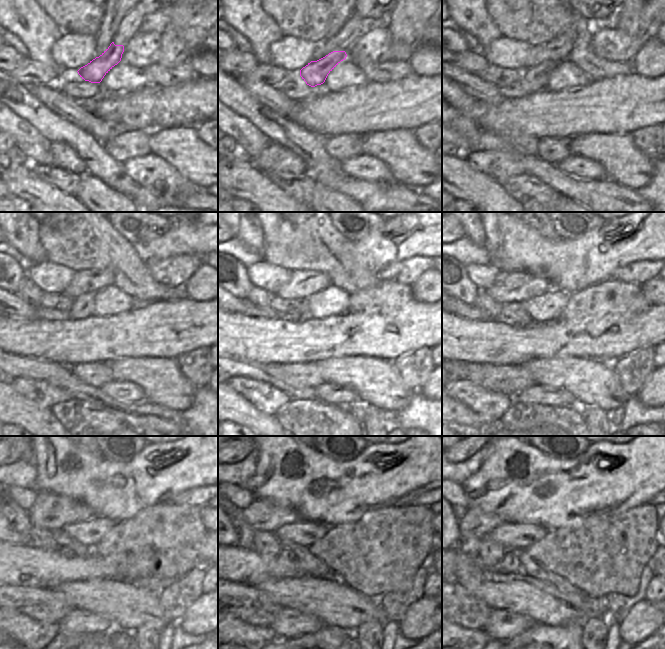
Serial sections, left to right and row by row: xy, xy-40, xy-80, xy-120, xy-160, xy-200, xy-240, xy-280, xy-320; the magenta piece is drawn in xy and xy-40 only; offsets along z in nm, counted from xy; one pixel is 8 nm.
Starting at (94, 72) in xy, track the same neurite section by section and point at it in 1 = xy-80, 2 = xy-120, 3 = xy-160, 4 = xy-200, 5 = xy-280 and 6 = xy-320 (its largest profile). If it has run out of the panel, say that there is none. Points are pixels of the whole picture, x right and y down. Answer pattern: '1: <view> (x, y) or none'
1: xy-80 (534, 79)
2: xy-120 (83, 307)
3: xy-160 (302, 313)
4: xy-200 (520, 318)
5: xy-280 (287, 548)
6: xy-320 (511, 563)

